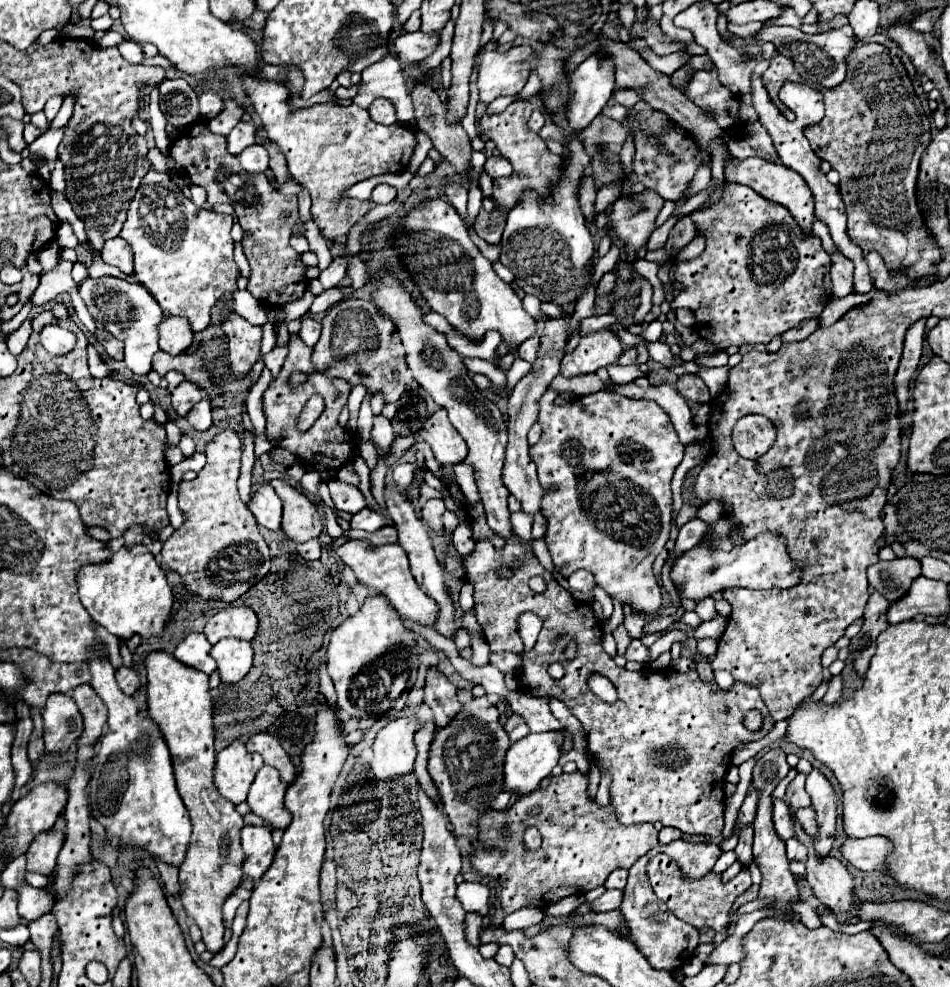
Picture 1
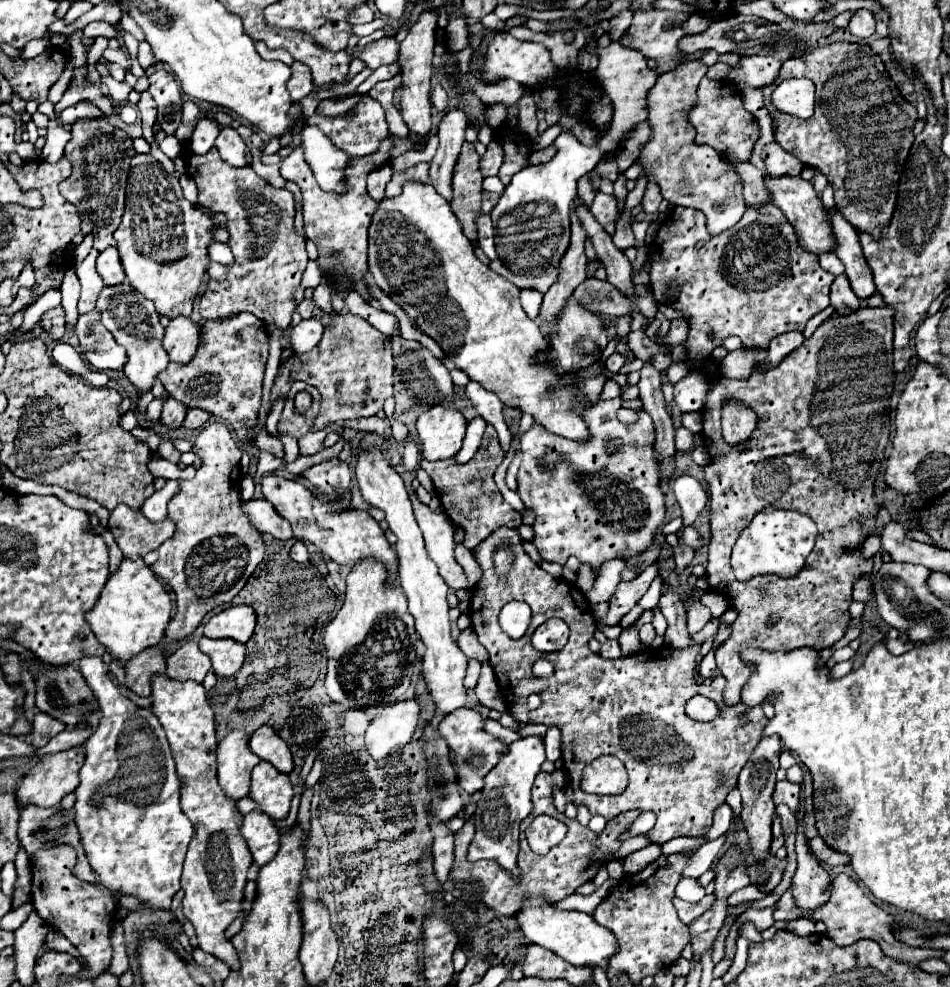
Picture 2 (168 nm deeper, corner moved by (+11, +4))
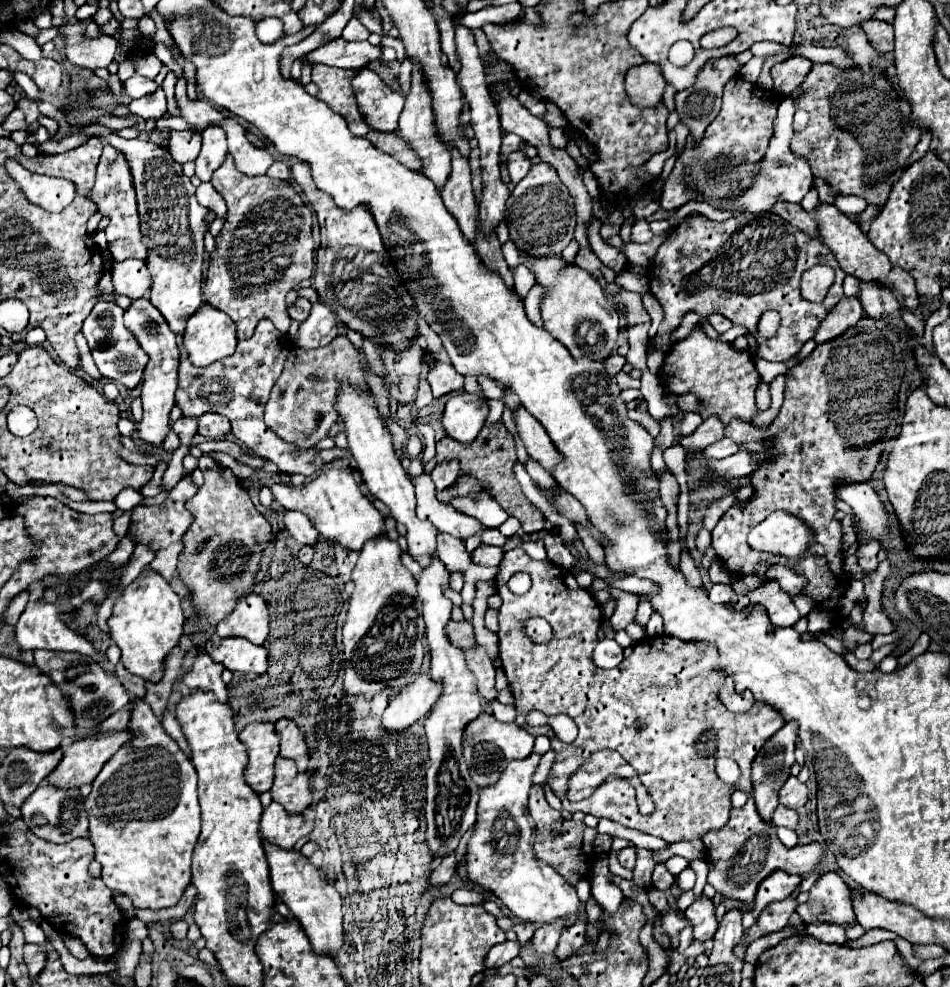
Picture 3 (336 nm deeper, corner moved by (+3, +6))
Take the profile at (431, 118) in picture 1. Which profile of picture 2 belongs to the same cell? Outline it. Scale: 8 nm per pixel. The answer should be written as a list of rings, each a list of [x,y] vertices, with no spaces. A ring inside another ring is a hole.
[[[462,145],[462,154],[454,170],[454,200],[452,200],[452,212],[456,214],[458,222],[462,224],[462,230],[470,242],[476,244],[478,232],[476,232],[476,216],[480,214],[482,206],[482,174],[478,168],[480,156],[474,146]]]

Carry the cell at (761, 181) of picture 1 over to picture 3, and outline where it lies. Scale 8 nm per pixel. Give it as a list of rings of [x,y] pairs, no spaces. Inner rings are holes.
[[[818,202],[818,206],[814,208],[816,216],[818,216],[818,234],[820,234],[820,242],[824,246],[828,246],[832,250],[832,254],[836,256],[840,268],[846,272],[846,274],[852,274],[860,280],[876,280],[880,284],[888,284],[890,288],[898,288],[900,294],[904,296],[904,306],[908,310],[916,310],[920,308],[920,300],[918,300],[918,292],[916,292],[916,286],[914,286],[914,280],[910,278],[908,272],[900,270],[900,268],[894,268],[890,266],[886,254],[882,254],[880,250],[876,250],[872,246],[872,242],[868,240],[868,236],[860,230],[860,226],[850,220],[846,214],[842,214],[834,204],[824,204],[824,202]]]

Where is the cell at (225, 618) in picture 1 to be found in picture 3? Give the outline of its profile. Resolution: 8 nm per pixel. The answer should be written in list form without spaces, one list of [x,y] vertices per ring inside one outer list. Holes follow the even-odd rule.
[[[246,594],[236,608],[218,622],[218,636],[240,636],[252,644],[262,644],[268,636],[268,606],[258,594]]]

